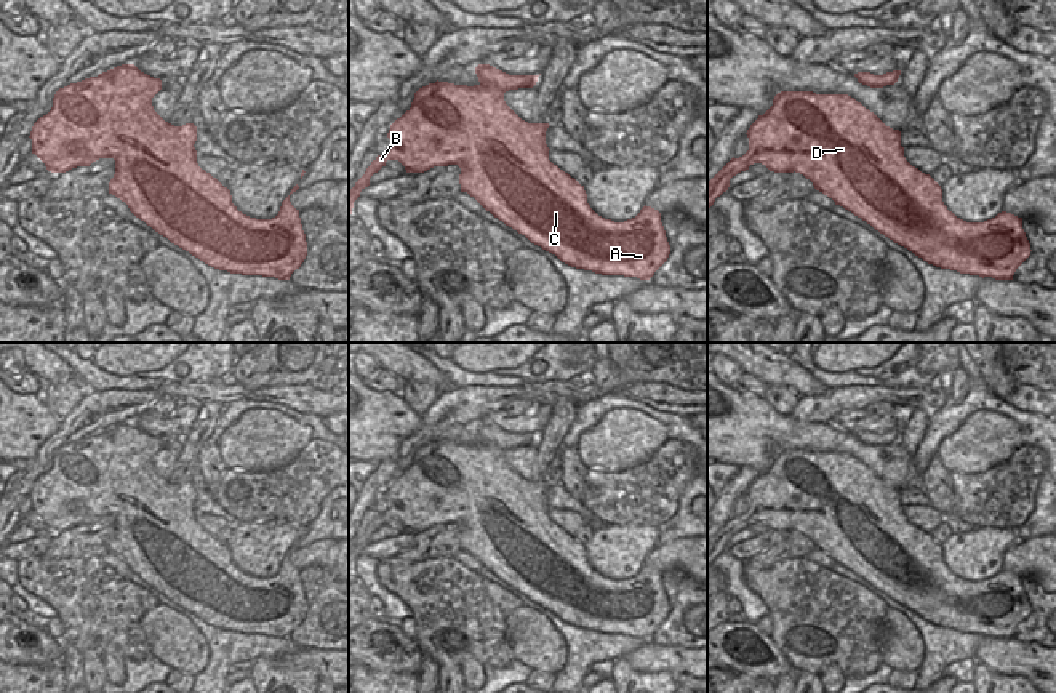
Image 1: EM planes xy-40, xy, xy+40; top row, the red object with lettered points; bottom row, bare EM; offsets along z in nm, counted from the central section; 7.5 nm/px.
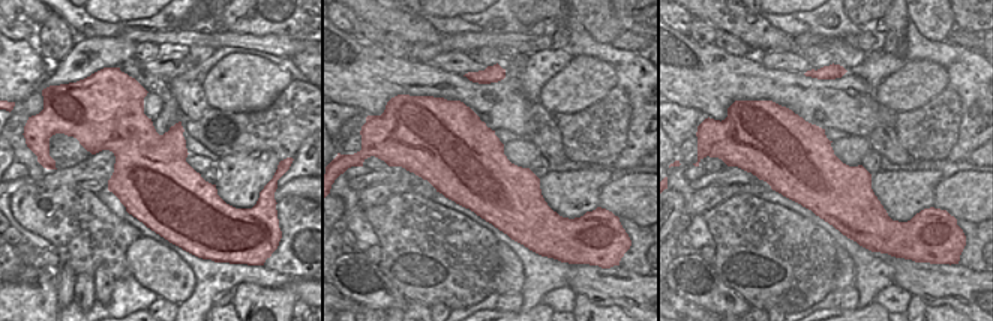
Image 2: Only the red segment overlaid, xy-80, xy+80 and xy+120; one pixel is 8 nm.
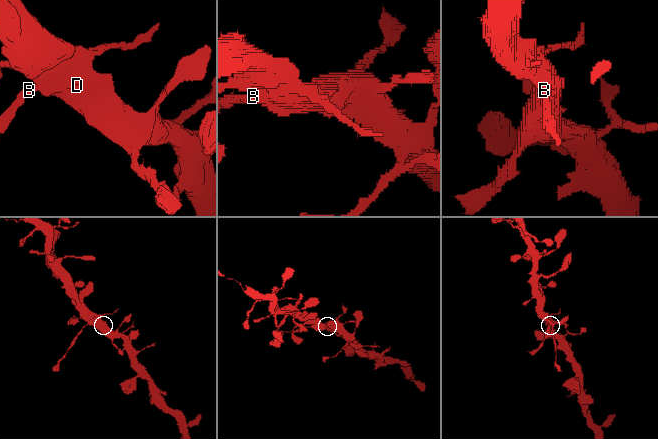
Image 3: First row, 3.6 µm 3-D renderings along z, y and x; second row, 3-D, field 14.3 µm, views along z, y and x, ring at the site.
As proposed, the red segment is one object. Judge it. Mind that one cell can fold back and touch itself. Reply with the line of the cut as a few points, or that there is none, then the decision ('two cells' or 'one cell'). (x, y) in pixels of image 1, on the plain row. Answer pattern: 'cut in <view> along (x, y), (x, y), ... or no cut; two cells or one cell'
no cut; one cell

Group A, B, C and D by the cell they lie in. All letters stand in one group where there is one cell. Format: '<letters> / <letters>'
A B C D

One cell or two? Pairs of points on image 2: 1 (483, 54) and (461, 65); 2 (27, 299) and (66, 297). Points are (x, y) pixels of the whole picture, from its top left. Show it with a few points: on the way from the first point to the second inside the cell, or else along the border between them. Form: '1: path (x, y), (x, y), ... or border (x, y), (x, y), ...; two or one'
1: border (465, 53), (486, 66); two
2: border (53, 270), (59, 305); two

